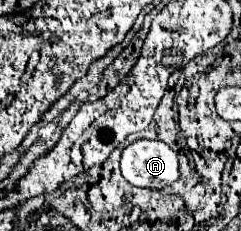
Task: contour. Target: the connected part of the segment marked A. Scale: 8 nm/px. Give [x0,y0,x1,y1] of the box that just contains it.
[122,140,180,190]

